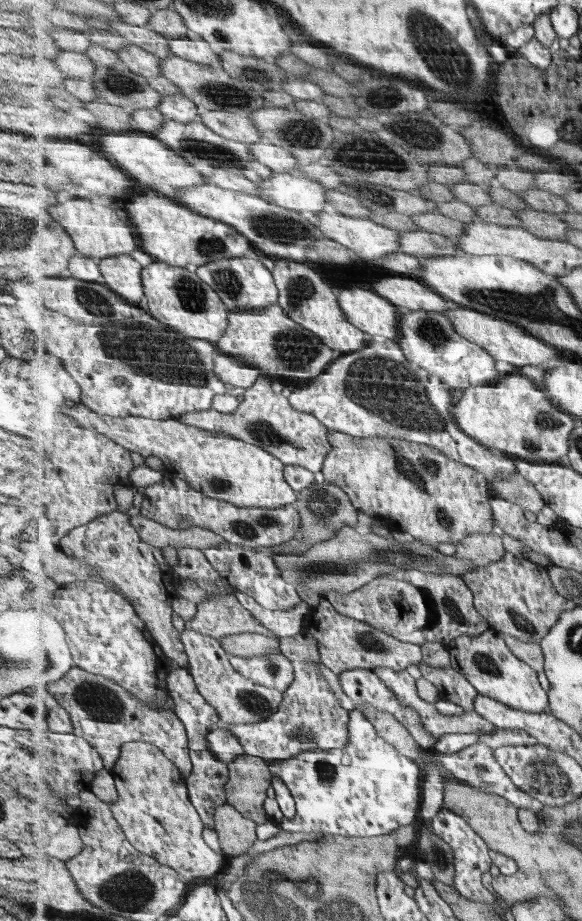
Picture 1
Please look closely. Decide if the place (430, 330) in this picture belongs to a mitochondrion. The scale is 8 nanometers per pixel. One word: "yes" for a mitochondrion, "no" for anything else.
yes

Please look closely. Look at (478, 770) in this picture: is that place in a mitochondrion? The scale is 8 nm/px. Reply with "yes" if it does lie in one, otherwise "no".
yes

